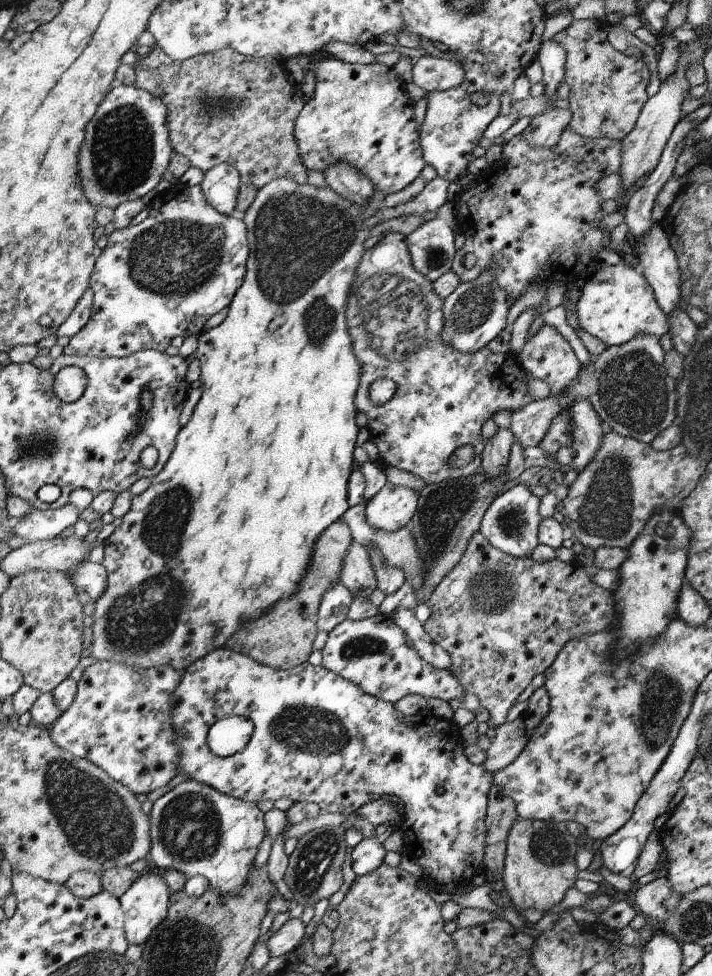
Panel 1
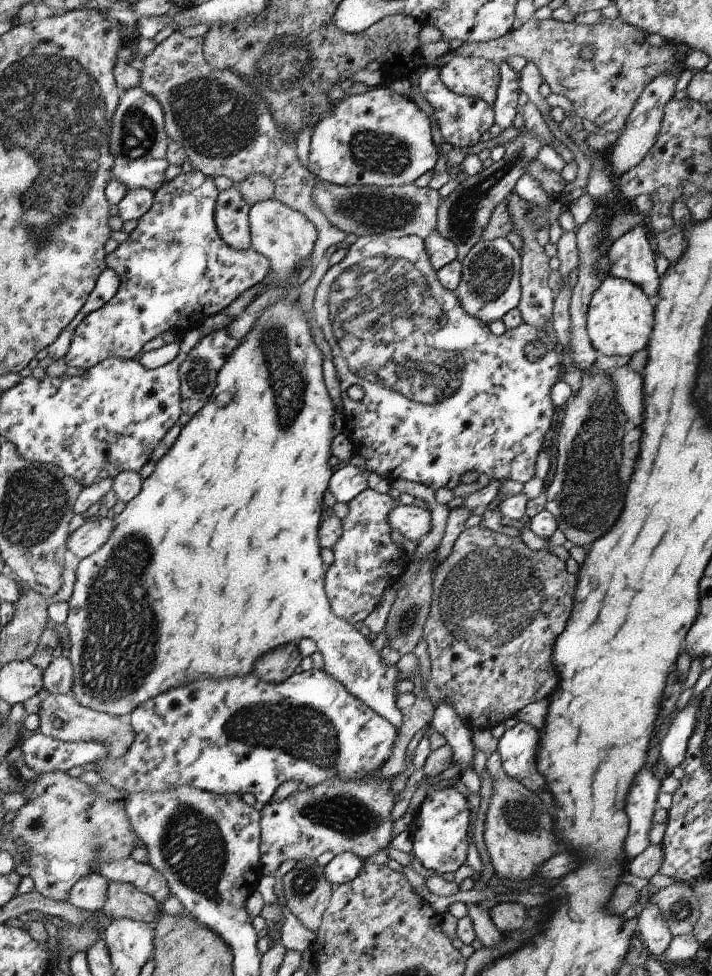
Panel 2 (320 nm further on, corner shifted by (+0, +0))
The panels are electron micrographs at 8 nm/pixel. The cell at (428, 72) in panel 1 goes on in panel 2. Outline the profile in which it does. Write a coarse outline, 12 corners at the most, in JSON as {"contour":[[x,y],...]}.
{"contour":[[454,57],[441,81],[458,95],[496,100],[498,63]]}

